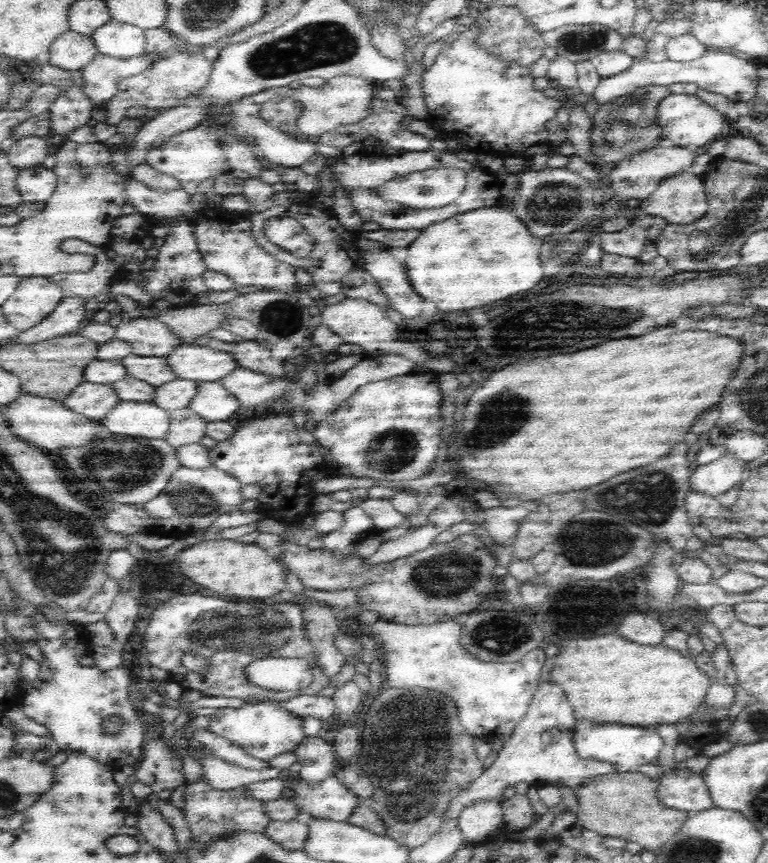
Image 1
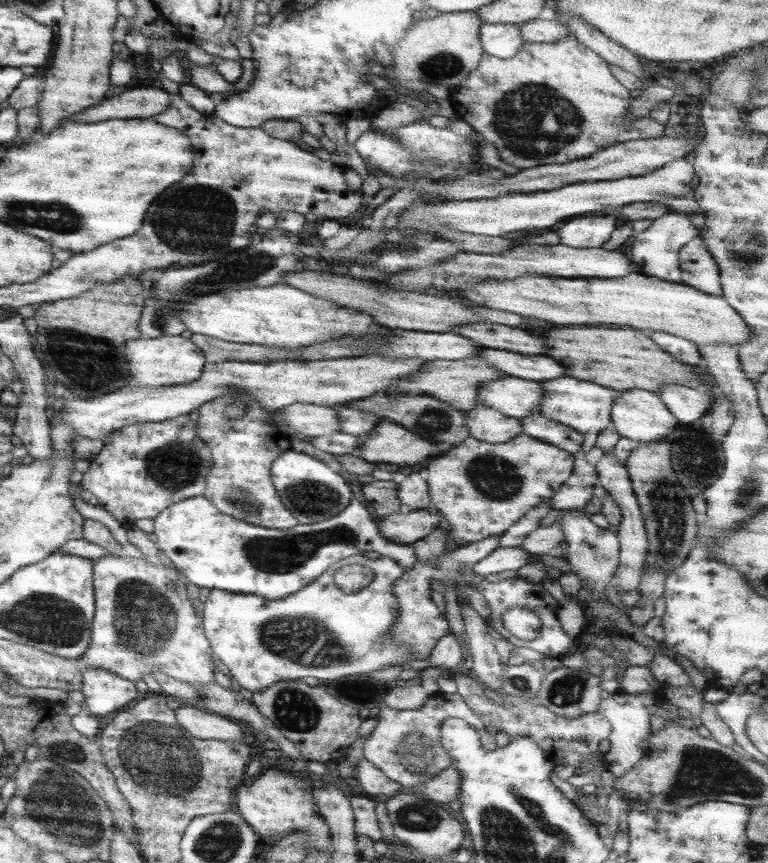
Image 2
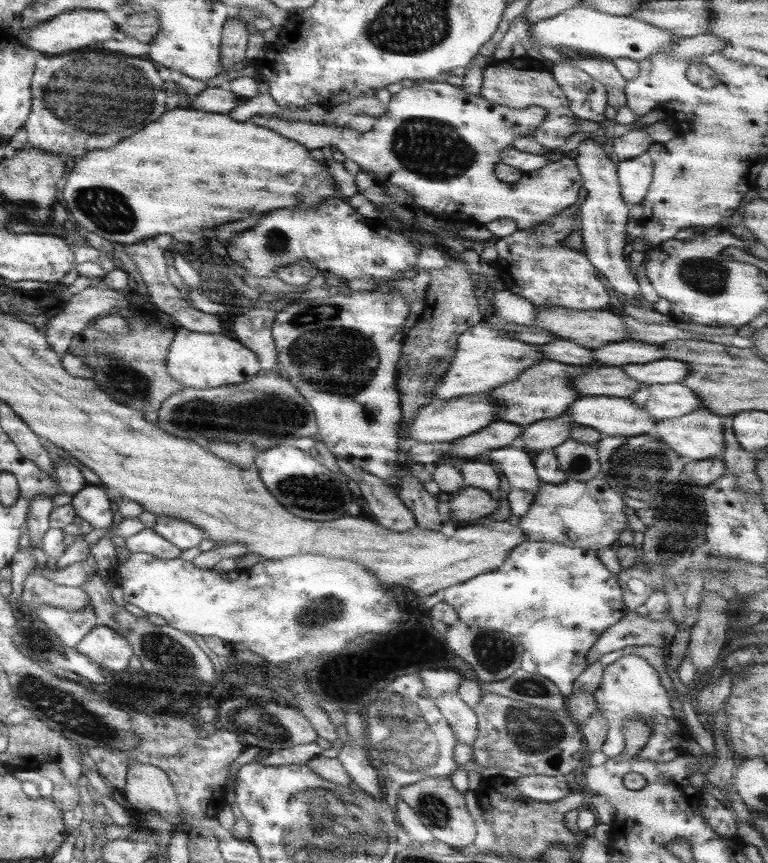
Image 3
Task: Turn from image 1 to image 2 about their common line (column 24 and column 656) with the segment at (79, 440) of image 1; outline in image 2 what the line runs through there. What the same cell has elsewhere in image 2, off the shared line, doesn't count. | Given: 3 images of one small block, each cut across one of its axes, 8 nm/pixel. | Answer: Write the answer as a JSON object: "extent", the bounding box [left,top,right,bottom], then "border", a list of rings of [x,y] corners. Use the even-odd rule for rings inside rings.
{"extent":[609,389,678,442],"border":[[[638,389],[617,393],[617,398],[611,405],[609,418],[613,430],[617,432],[619,437],[627,438],[630,441],[636,440],[637,442],[664,440],[678,425],[675,418],[667,411],[667,408],[661,404],[657,393]]]}

